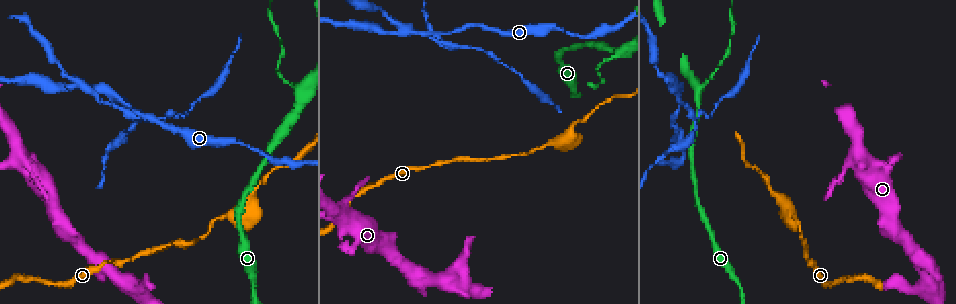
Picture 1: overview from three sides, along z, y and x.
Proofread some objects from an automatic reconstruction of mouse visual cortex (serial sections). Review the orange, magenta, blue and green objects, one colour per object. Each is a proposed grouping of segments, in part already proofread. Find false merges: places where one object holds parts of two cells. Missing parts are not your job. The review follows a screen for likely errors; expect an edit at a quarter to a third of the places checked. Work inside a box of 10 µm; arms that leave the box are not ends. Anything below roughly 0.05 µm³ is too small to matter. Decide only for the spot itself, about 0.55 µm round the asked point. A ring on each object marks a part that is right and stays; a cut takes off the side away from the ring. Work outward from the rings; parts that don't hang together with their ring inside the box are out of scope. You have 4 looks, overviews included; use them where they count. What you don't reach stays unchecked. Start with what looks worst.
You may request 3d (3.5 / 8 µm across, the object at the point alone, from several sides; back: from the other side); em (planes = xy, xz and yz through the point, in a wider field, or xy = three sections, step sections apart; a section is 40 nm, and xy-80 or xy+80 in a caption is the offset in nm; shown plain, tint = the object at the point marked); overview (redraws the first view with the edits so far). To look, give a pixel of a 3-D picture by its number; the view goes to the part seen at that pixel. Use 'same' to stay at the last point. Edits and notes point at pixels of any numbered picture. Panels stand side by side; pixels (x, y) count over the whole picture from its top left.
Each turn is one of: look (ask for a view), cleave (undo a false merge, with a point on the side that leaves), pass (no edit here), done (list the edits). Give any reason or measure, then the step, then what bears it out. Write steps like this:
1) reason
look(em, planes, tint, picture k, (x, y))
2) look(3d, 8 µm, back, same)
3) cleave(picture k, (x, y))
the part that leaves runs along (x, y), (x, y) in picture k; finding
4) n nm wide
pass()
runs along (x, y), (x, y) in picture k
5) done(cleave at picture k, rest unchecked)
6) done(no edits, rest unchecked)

look(3d, 3.5 µm, picture 1, (116, 98))

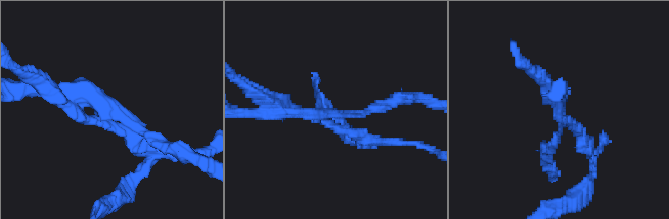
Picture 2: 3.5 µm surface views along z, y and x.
look(em, xy, step 5, tint, picture 2, (114, 111))

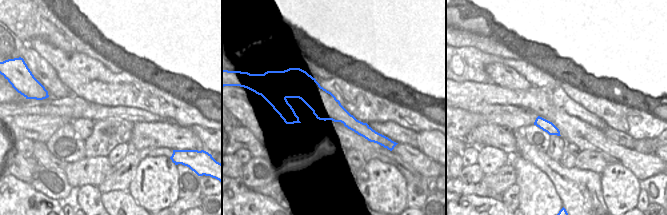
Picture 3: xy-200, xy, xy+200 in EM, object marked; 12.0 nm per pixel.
cleave(picture 2, (125, 132))
the part that leaves runs along (323, 121), (363, 139), (403, 142) in picture 2; a second cell is stuck on

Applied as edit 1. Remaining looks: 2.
sudden change in width
look(3d, 8 µm, picture 1, (707, 82))

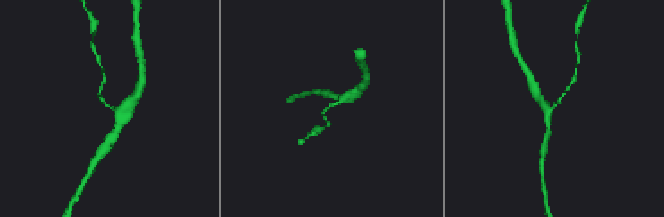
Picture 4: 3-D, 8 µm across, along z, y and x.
need the tissue
look(em, xy, step 1, tint, same)

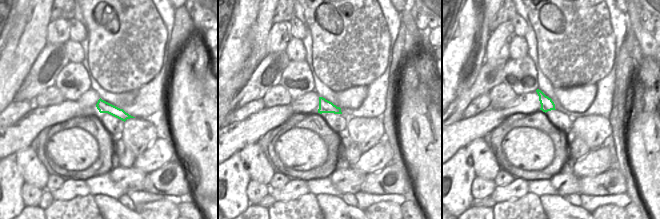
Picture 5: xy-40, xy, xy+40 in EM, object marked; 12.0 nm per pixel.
cleave(picture 4, (101, 99))
two cells meet here

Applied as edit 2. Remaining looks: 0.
done(cleave at picture 2, cleave at picture 4, rest unchecked)

